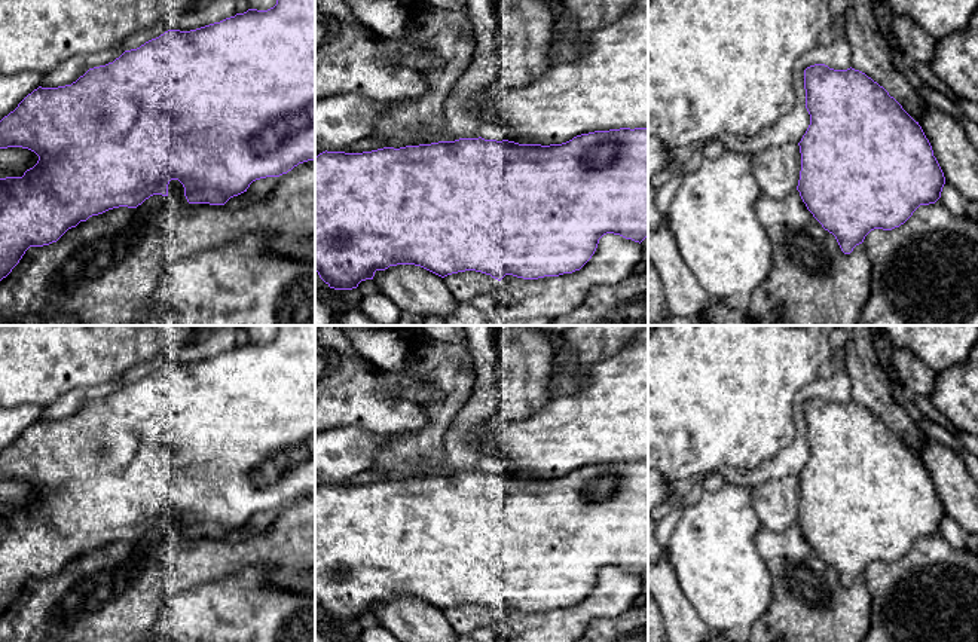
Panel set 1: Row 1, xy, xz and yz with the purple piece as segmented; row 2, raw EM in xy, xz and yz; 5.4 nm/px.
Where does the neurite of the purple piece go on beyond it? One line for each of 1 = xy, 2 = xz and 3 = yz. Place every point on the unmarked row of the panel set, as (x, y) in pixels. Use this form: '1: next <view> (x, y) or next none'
1: next none
2: next none
3: next none

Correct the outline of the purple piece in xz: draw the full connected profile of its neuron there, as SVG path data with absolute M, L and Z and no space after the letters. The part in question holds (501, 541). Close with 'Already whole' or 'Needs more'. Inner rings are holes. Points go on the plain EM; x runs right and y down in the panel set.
M648 459L595 464L550 479L479 470L400 482L383 480L363 486L326 483L315 489L315 603L334 623L357 621L361 614L373 612L376 603L397 597L421 599L441 611L465 603L482 605L498 614L505 608L523 612L559 609L580 603L592 591L599 572L606 566L620 568L639 577L648 569Z. Already whole

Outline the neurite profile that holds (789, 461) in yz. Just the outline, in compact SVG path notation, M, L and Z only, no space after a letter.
M835 370L829 377L817 377L800 389L794 398L794 422L797 435L794 441L776 456L754 470L722 467L716 473L727 482L742 486L757 486L783 476L800 476L810 458L810 447L806 441L804 403L815 397L825 397L834 403L852 400L852 380L847 370Z

